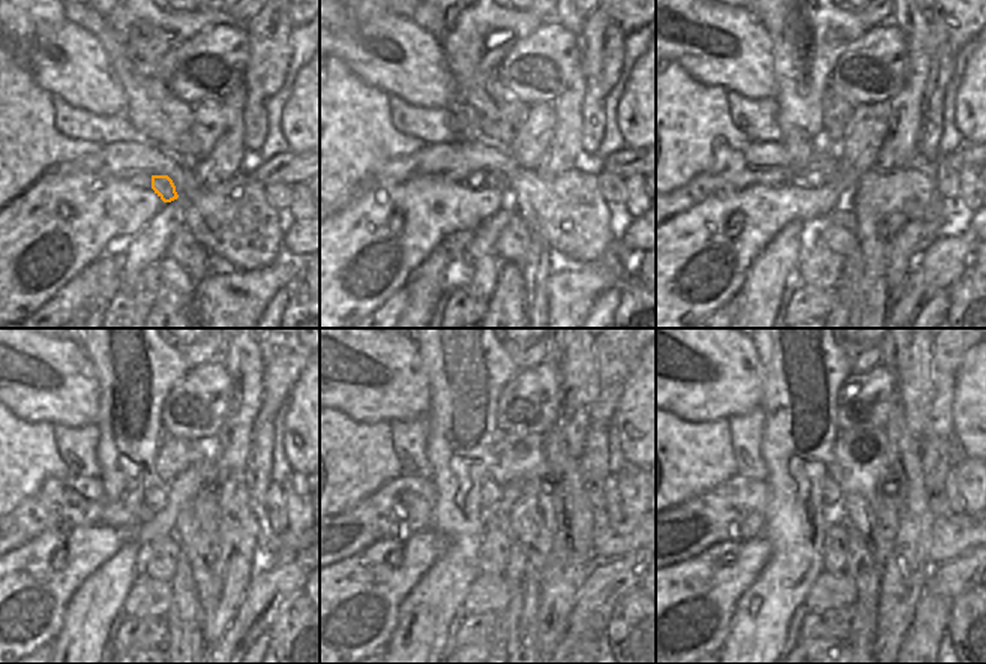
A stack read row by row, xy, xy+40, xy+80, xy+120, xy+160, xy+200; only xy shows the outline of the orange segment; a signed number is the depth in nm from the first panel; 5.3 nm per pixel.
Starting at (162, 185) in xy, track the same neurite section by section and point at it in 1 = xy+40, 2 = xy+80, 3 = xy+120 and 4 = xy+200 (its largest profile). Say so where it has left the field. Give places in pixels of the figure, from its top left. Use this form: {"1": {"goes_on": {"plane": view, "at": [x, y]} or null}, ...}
{"1": {"goes_on": {"plane": "xy+40", "at": [494, 180]}}, "2": {"goes_on": {"plane": "xy+80", "at": [829, 167]}}, "3": {"goes_on": {"plane": "xy+120", "at": [155, 498]}}, "4": {"goes_on": {"plane": "xy+200", "at": [830, 492]}}}

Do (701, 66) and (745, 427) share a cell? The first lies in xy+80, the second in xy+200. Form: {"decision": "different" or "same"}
{"decision": "different"}

